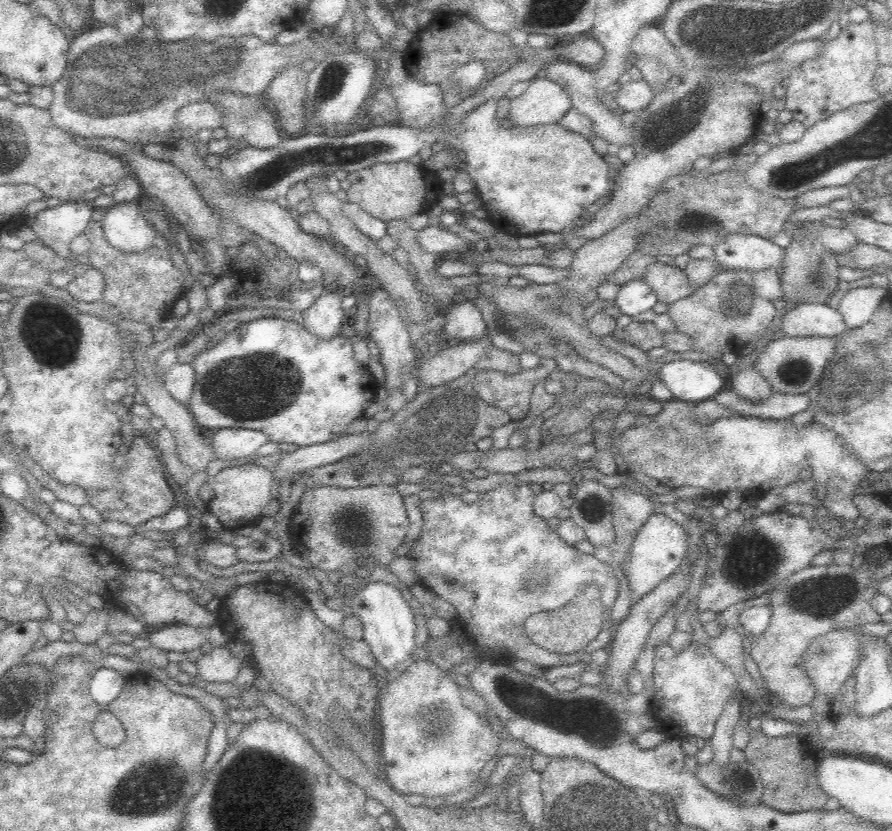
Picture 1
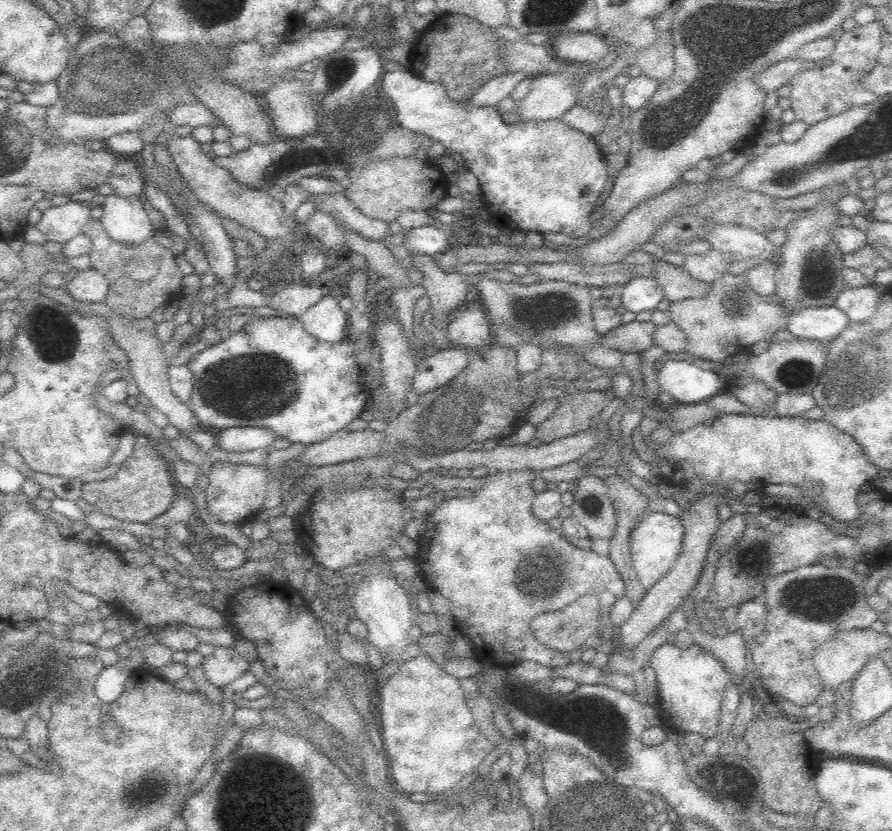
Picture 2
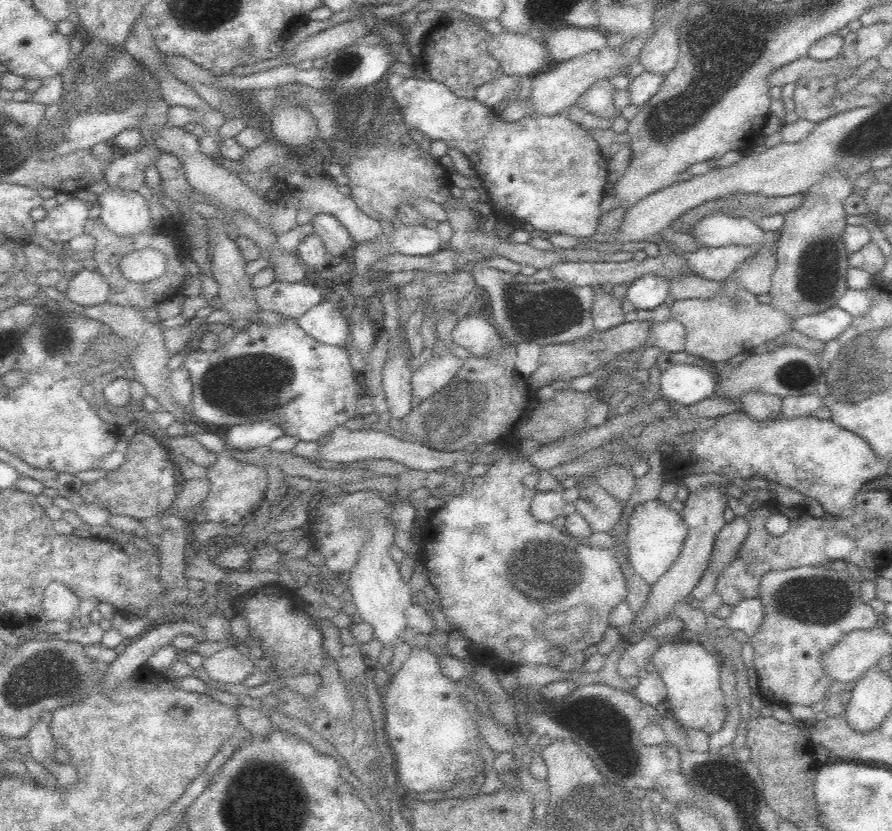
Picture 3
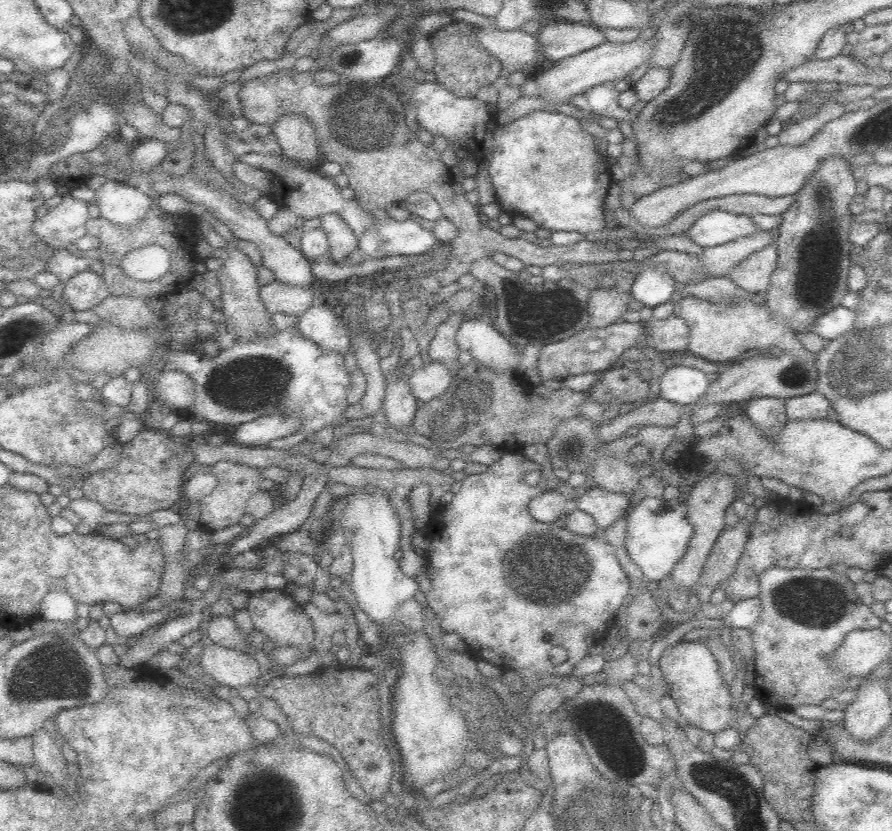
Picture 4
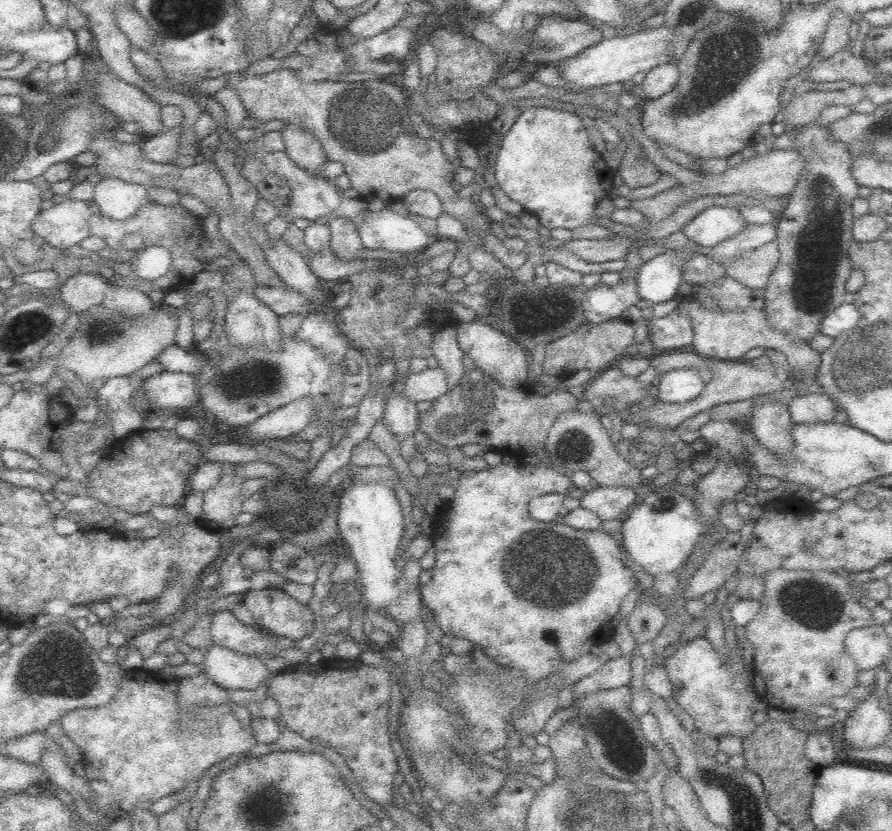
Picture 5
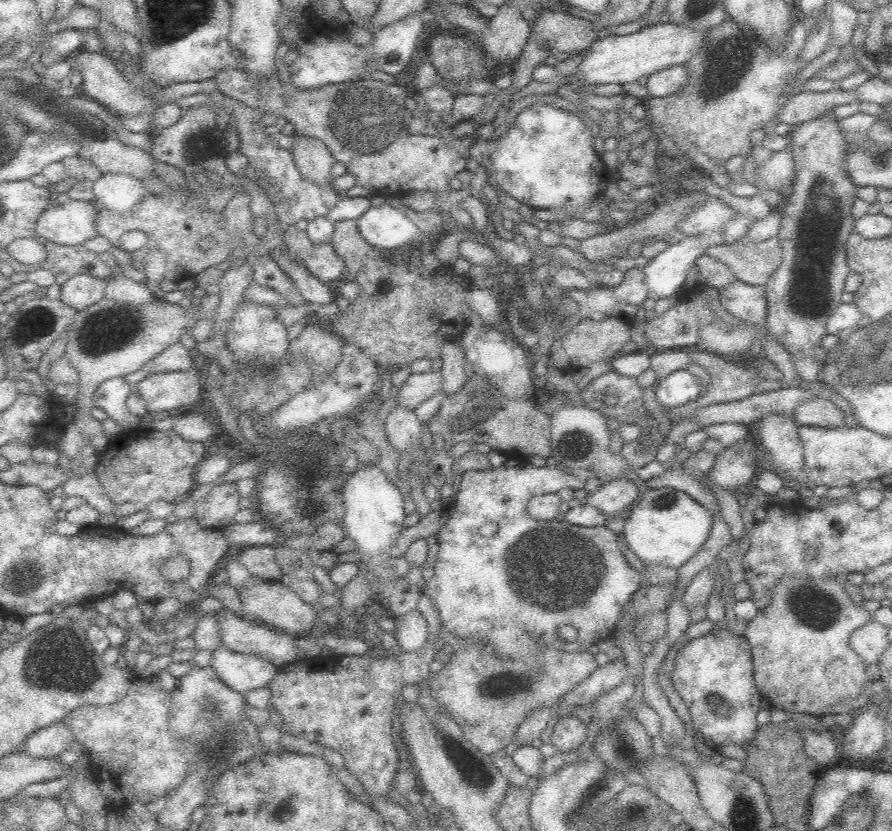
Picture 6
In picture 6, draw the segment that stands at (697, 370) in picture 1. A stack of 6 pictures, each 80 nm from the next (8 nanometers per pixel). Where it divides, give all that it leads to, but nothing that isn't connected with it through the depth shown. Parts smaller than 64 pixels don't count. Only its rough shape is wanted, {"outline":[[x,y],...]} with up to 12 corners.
{"outline":[[676,370],[655,384],[665,408],[696,400],[704,391],[697,377]]}

